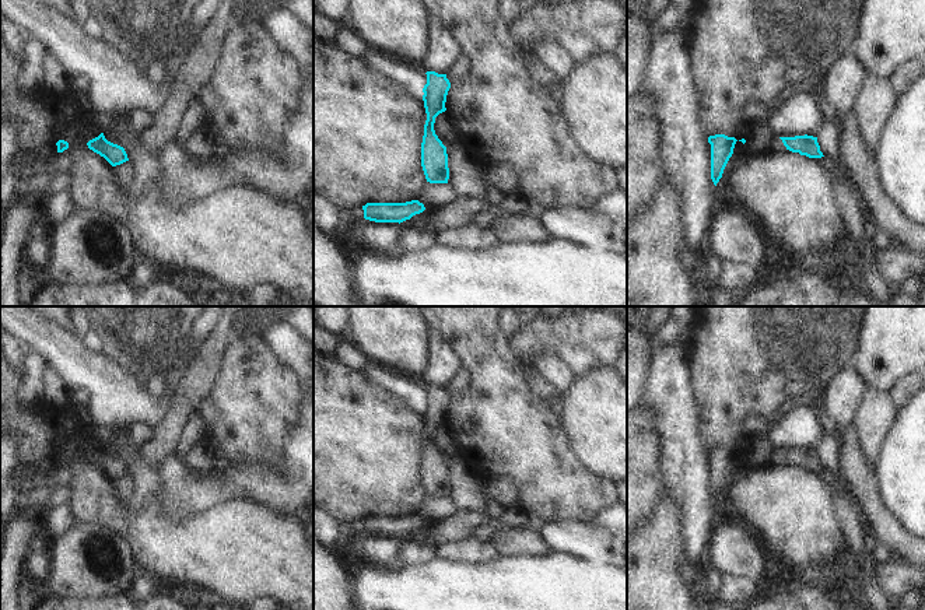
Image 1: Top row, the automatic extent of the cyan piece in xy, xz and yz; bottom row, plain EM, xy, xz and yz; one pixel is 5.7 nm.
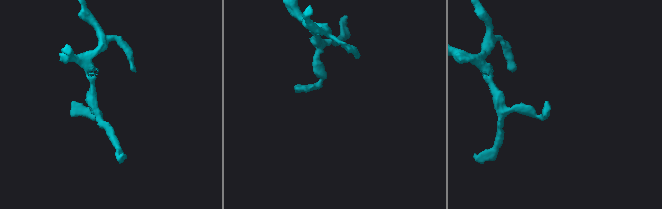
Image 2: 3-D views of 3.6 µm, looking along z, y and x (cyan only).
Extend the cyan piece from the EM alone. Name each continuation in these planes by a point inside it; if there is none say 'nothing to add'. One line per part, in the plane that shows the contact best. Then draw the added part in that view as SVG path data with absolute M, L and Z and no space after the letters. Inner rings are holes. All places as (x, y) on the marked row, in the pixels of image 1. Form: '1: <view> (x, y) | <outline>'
nothing to add

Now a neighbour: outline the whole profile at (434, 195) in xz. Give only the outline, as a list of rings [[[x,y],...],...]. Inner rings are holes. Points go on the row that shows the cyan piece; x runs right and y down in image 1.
[[[427,182],[417,200],[427,208],[439,208],[453,203],[456,199],[458,196],[451,183]]]

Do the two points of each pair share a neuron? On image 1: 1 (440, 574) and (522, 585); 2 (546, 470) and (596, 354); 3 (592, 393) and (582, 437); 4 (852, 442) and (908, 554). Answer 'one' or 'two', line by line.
1: one
2: two
3: one
4: one

